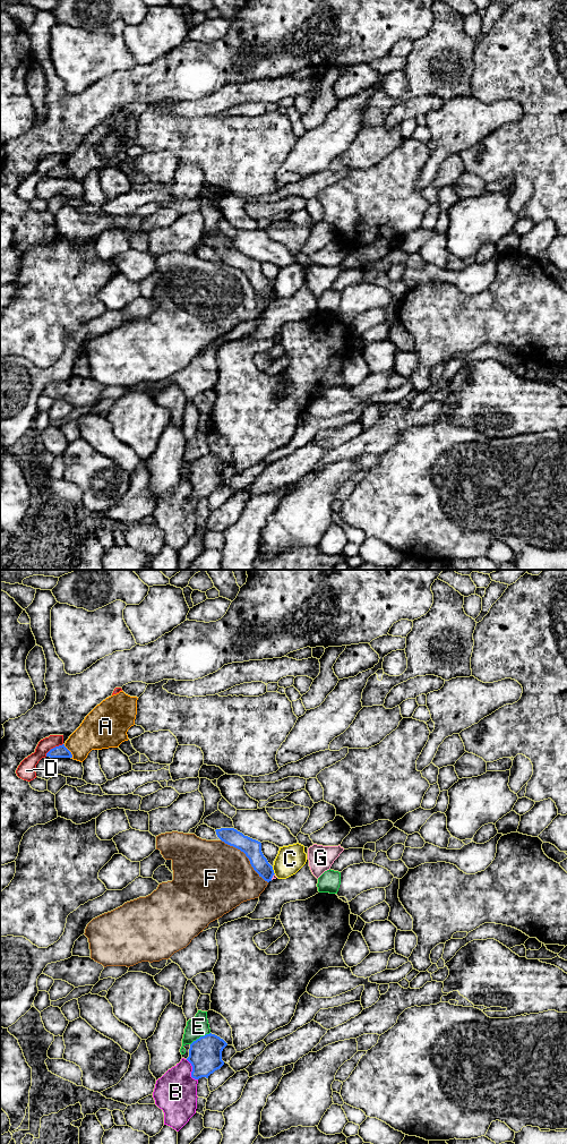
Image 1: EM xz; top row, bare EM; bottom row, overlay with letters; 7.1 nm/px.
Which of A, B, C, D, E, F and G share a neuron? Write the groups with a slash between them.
A / B / C / D / E / F G

